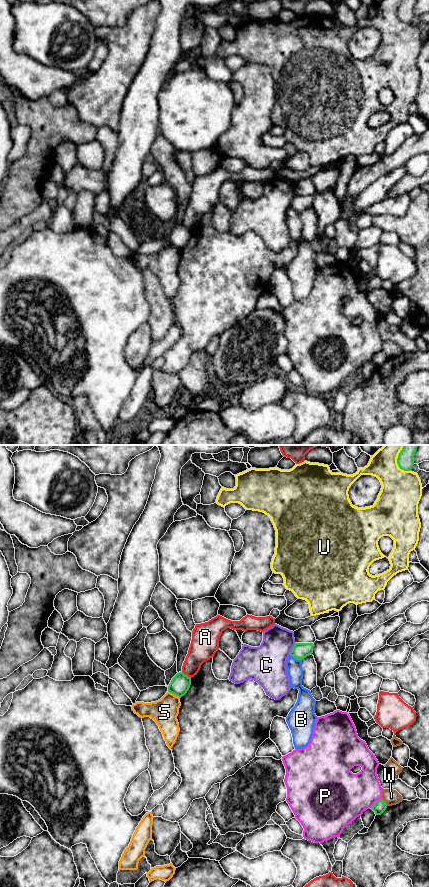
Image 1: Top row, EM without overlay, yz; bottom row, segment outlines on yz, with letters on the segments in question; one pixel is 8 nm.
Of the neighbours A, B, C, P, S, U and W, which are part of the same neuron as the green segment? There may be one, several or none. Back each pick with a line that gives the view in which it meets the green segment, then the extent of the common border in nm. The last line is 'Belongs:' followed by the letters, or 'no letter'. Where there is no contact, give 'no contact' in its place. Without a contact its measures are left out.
Belongs: no letter

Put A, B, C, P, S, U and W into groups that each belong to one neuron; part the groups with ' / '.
A / B / C / P / S / U / W

